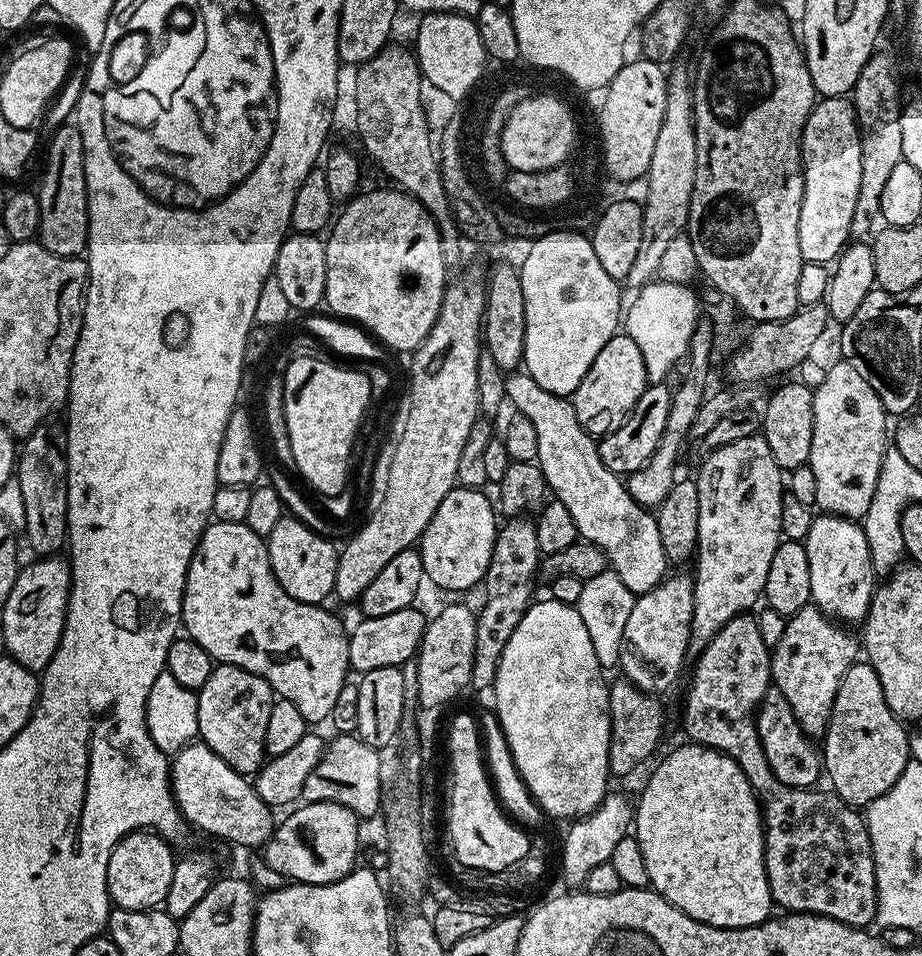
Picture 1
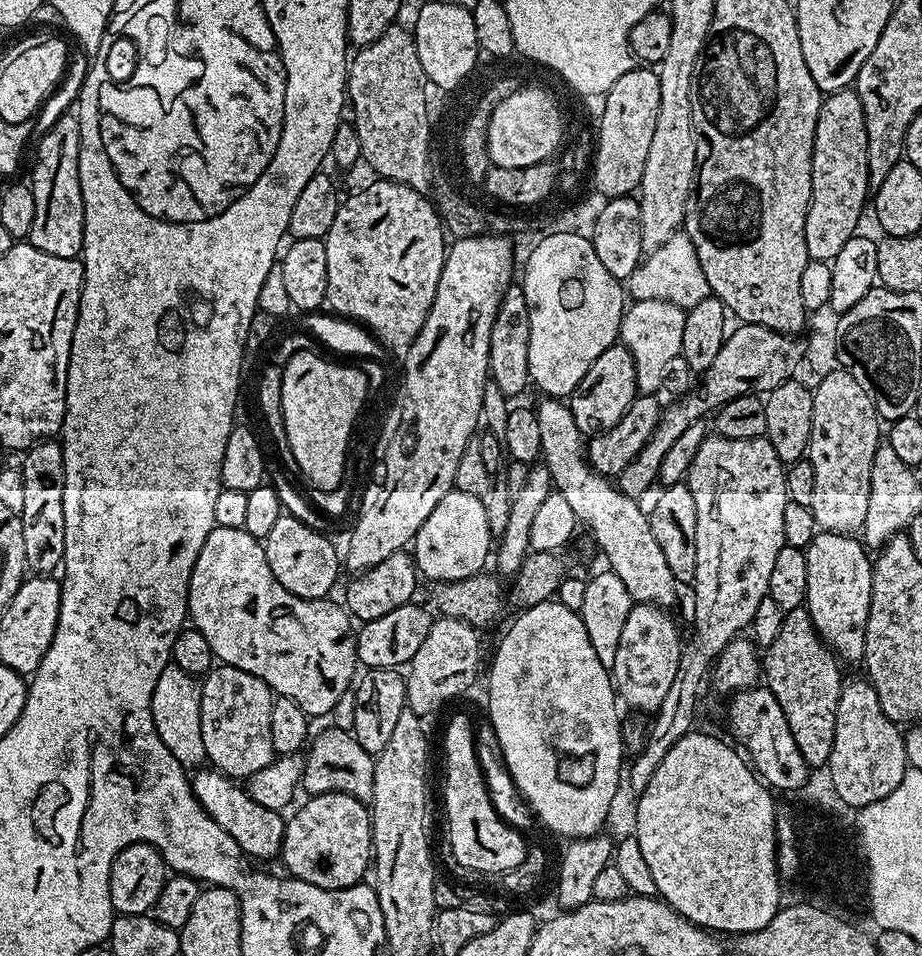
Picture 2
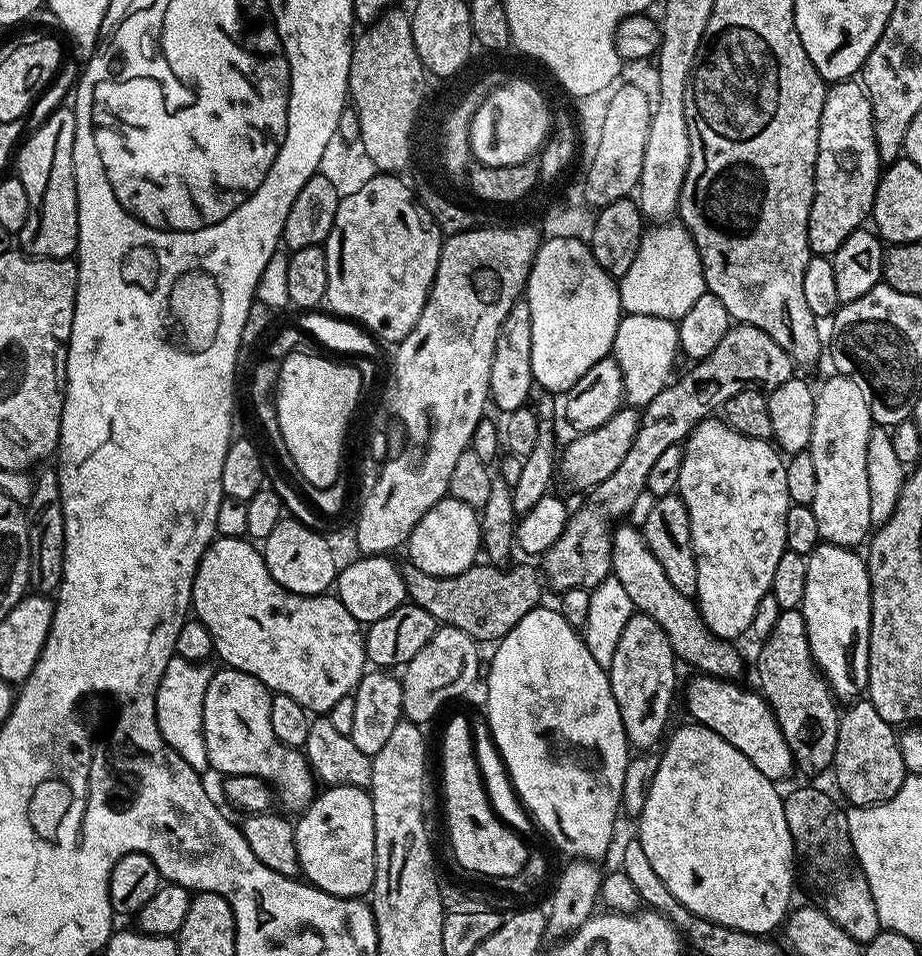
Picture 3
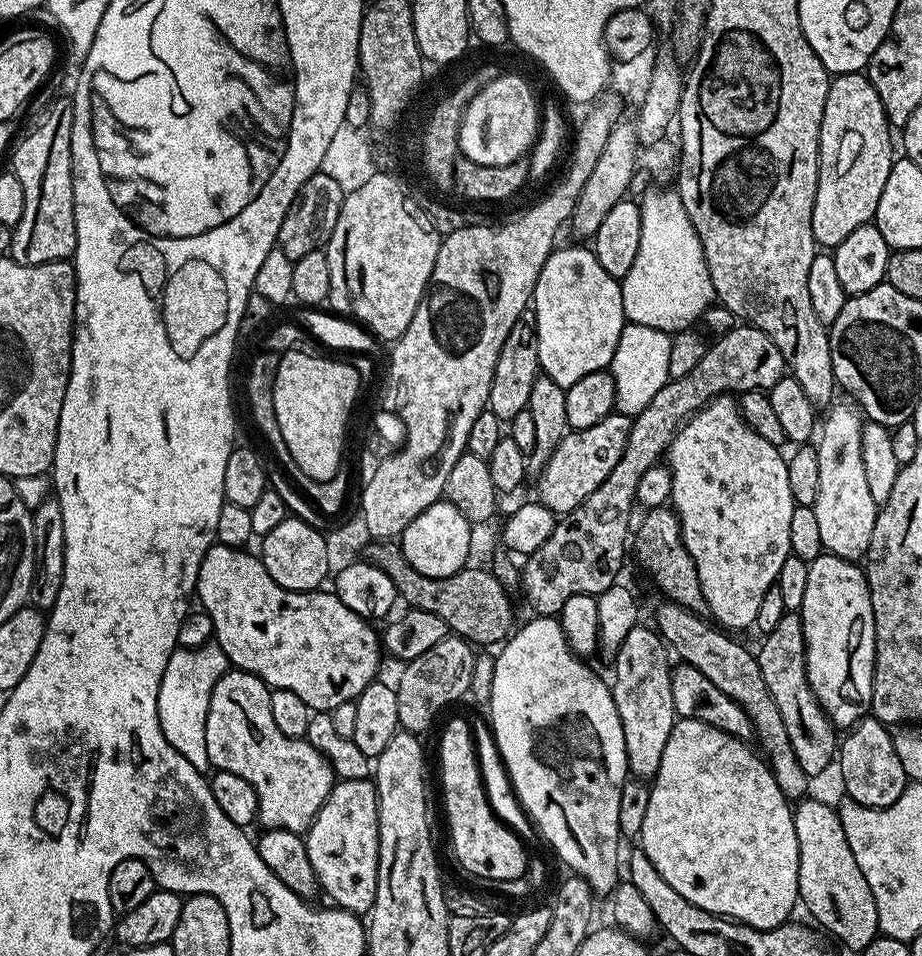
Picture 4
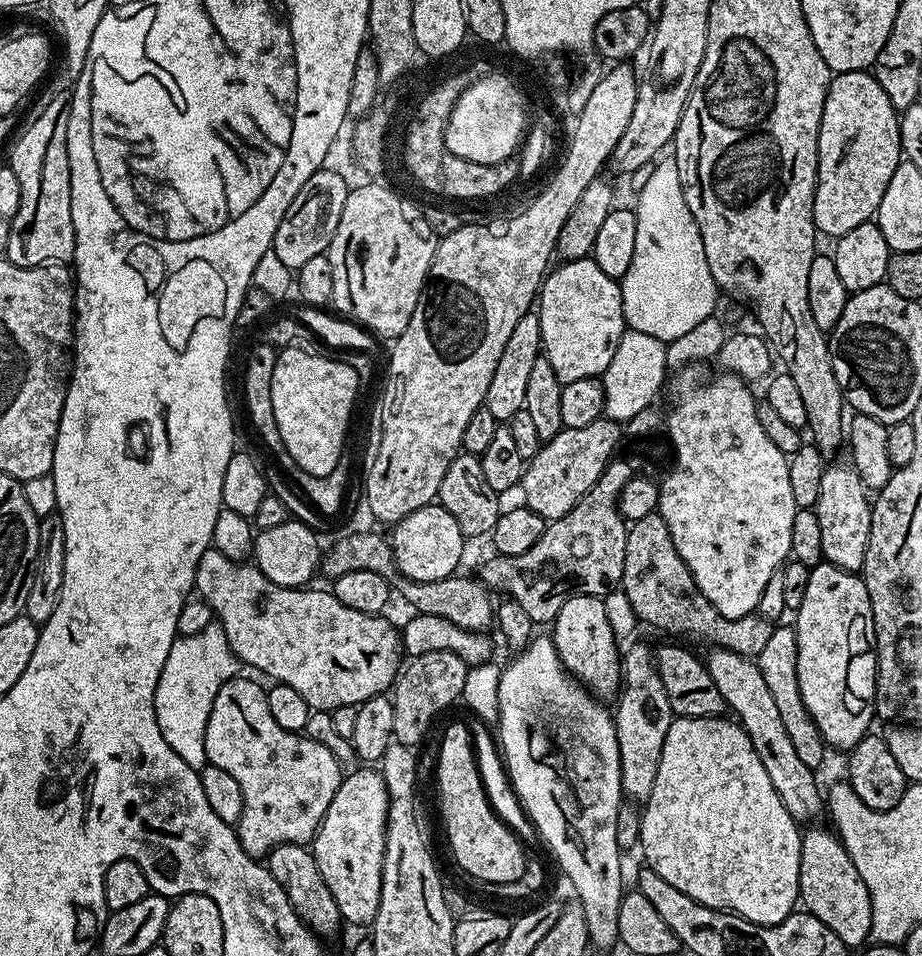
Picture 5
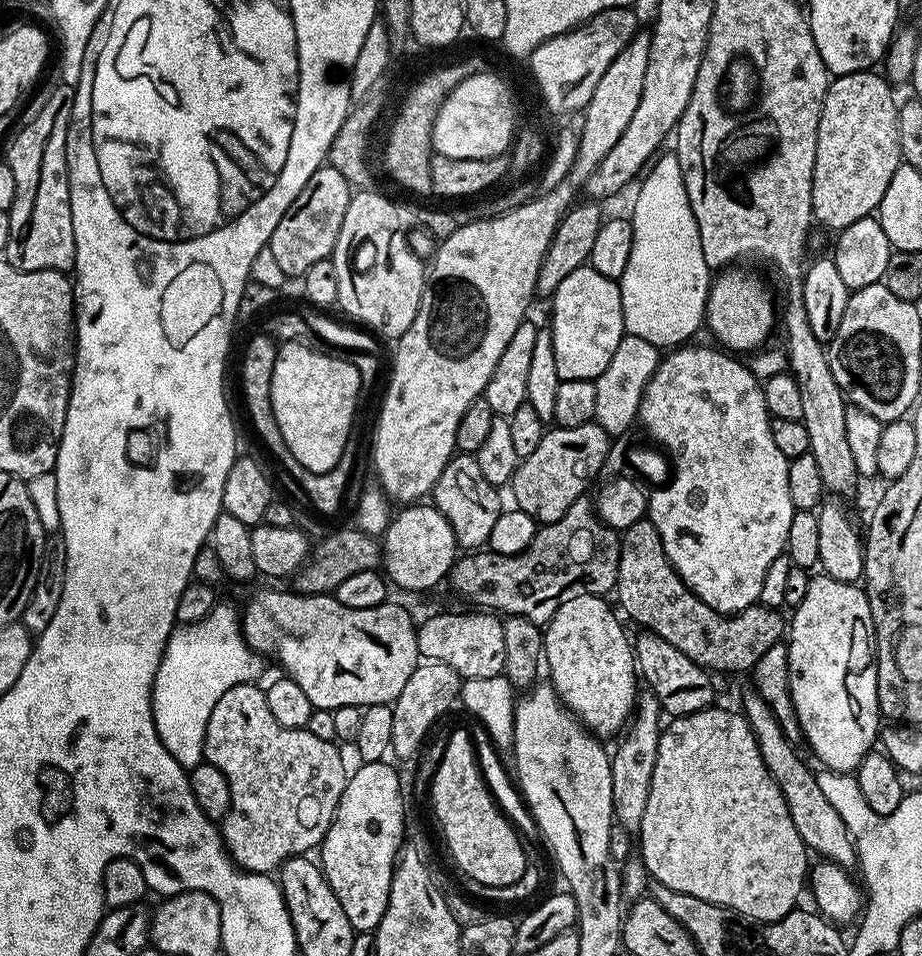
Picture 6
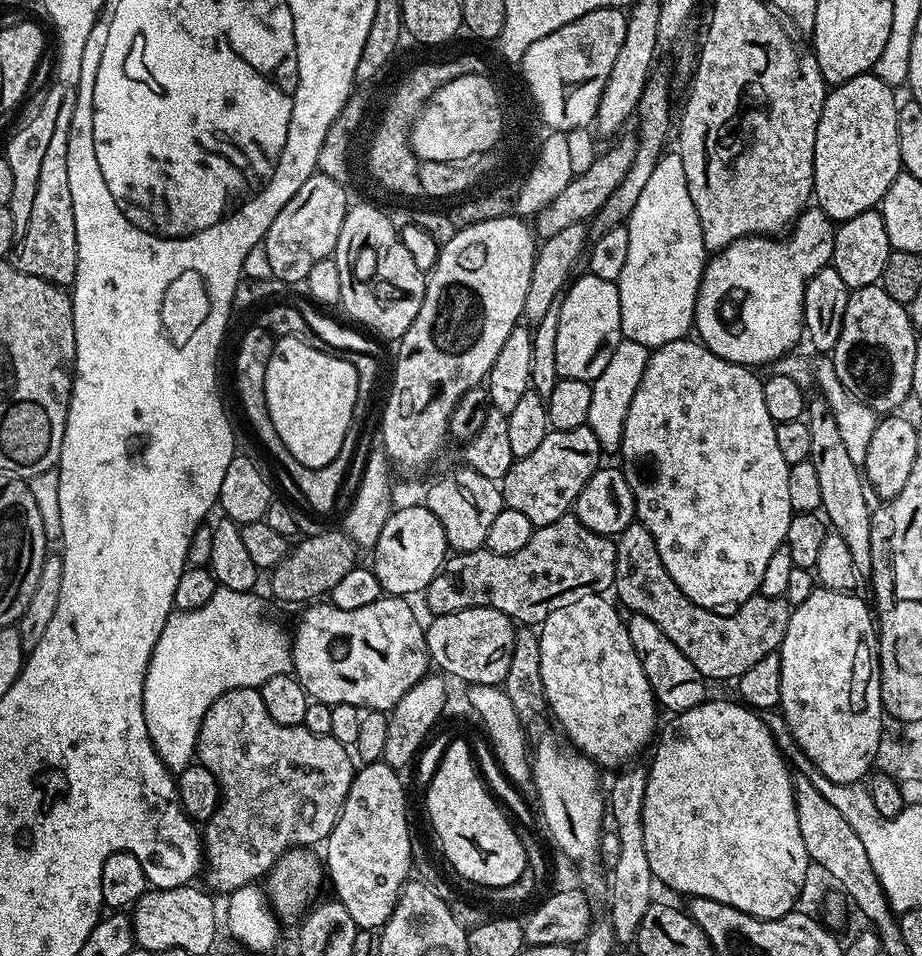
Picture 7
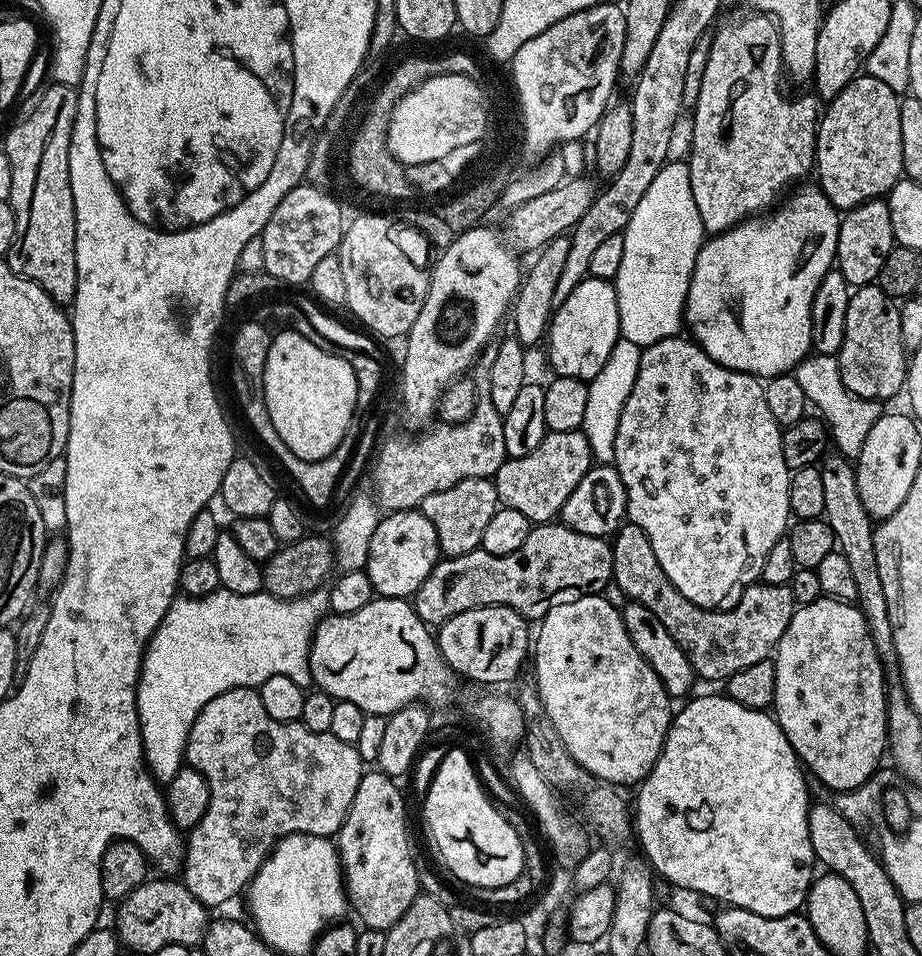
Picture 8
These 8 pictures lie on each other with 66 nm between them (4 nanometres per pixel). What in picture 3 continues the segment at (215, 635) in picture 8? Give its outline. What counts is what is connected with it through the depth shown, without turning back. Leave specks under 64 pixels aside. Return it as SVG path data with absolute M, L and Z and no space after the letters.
M175 655L162 674L162 682L156 691L156 721L162 738L196 772L204 774L209 771L206 754L206 738L202 726L202 710L206 698L206 686L210 686L213 674L211 667L204 662L183 660Z

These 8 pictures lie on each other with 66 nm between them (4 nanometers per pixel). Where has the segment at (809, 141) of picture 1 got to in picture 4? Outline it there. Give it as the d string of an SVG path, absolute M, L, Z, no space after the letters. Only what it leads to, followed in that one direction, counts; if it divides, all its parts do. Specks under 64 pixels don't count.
M842 72L831 77L822 114L820 173L812 215L812 233L821 249L835 250L851 232L858 230L858 226L873 223L878 198L882 198L882 189L892 169L892 135L894 132L886 118L886 110L882 110L878 90L874 90L864 72Z

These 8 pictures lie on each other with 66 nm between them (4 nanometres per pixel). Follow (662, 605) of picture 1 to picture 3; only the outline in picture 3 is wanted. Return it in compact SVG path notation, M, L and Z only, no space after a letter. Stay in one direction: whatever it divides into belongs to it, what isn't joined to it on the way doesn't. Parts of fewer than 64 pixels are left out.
M633 614L618 639L613 665L607 671L614 702L618 702L618 714L622 714L622 726L633 749L652 750L665 739L664 727L668 724L672 699L678 696L676 667L676 655L662 626L658 626L654 618Z

